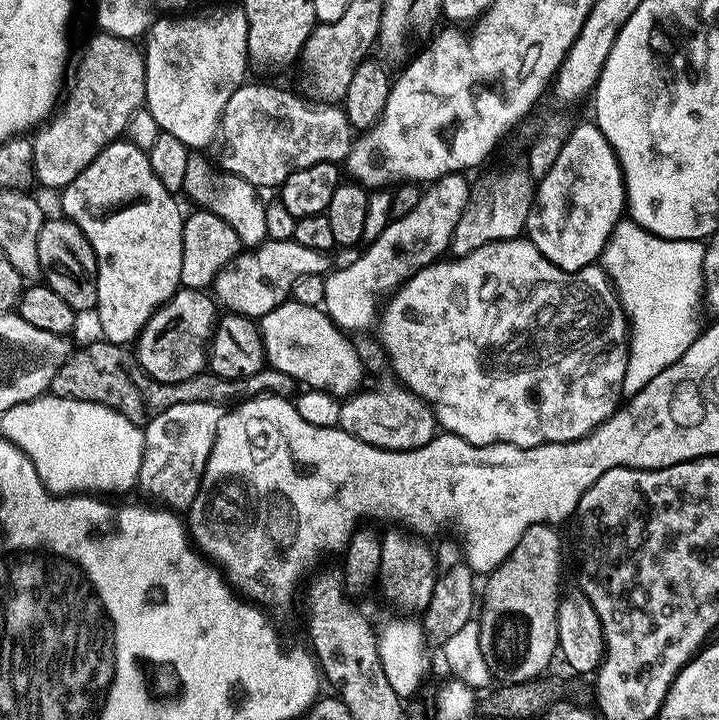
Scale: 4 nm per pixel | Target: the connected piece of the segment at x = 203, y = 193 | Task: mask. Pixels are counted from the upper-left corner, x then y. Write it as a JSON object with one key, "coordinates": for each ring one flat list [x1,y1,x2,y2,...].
{"coordinates":[[189,155,183,172,183,193,185,197,194,200,199,207,214,214,218,214,235,234,243,247,253,249,264,243,266,234,266,212,263,199,260,200,259,191,255,185,246,182,241,176,234,176,231,173,217,172,216,174,207,160,200,157,203,155]]}

